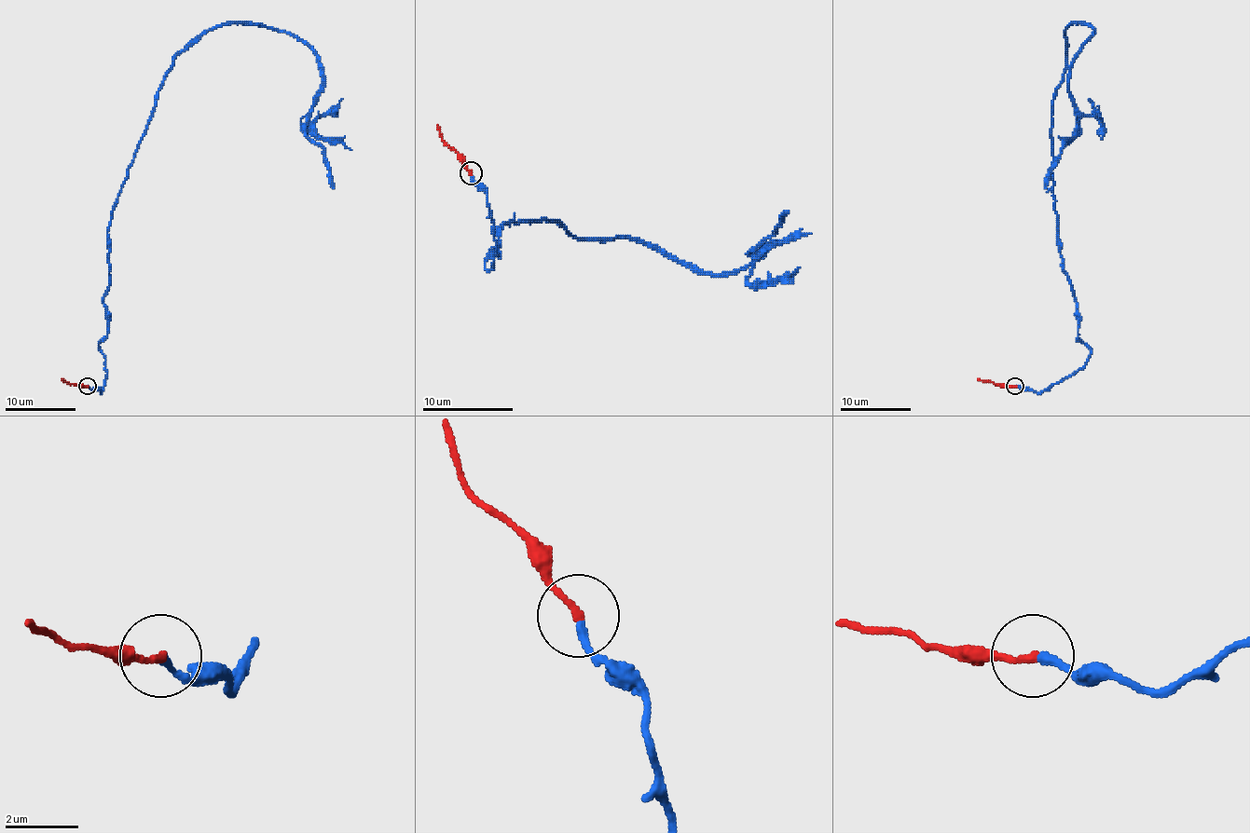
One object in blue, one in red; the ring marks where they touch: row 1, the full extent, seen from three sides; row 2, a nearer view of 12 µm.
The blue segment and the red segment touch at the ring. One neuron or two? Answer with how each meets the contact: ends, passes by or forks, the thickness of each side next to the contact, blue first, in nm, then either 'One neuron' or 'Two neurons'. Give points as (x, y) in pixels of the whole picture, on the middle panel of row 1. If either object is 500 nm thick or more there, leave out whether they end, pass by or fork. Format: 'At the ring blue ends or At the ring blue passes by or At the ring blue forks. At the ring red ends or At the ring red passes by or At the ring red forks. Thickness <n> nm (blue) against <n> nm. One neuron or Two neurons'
At the ring blue ends. At the ring red ends. Thickness 240 nm (blue) against 200 nm. One neuron

